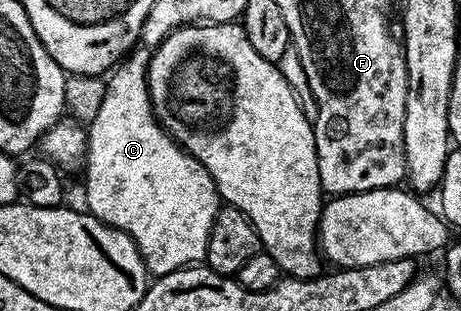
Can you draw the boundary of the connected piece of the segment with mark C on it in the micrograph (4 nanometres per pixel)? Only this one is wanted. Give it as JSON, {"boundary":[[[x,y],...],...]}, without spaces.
{"boundary":[[[136,47],[110,73],[106,81],[104,101],[86,129],[85,183],[91,215],[111,228],[127,232],[137,246],[148,273],[158,278],[178,268],[206,261],[209,234],[215,215],[221,207],[221,197],[209,170],[205,170],[197,158],[190,156],[155,119],[155,112],[151,109],[151,96],[147,92],[148,59],[148,49]]]}

